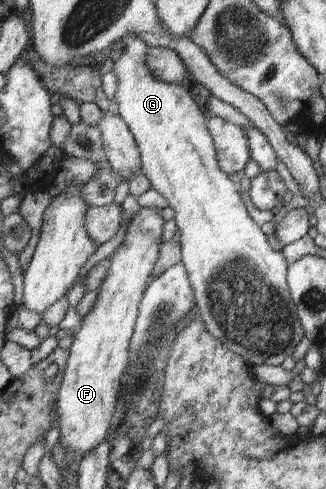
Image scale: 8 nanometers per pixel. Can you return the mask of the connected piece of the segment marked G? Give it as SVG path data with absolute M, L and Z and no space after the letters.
M127 33L109 45L108 57L118 80L113 101L117 114L129 127L139 149L140 173L149 179L152 188L166 198L175 211L174 221L181 234L182 263L194 290L196 314L205 322L211 336L220 340L231 352L242 356L249 365L268 364L279 370L283 360L295 352L295 347L304 337L287 282L289 264L282 251L271 248L267 236L249 216L237 185L219 166L202 110L185 87L157 80L148 71L148 50L148 44L133 33Z

